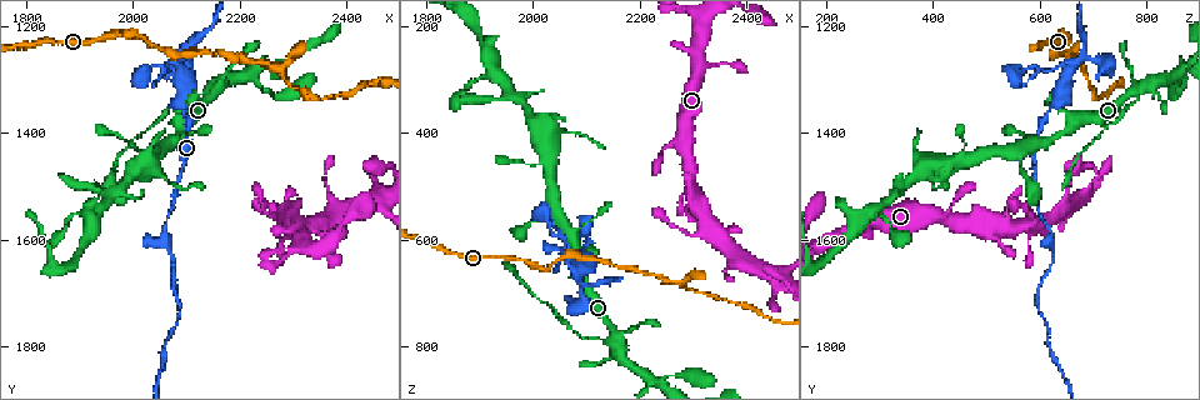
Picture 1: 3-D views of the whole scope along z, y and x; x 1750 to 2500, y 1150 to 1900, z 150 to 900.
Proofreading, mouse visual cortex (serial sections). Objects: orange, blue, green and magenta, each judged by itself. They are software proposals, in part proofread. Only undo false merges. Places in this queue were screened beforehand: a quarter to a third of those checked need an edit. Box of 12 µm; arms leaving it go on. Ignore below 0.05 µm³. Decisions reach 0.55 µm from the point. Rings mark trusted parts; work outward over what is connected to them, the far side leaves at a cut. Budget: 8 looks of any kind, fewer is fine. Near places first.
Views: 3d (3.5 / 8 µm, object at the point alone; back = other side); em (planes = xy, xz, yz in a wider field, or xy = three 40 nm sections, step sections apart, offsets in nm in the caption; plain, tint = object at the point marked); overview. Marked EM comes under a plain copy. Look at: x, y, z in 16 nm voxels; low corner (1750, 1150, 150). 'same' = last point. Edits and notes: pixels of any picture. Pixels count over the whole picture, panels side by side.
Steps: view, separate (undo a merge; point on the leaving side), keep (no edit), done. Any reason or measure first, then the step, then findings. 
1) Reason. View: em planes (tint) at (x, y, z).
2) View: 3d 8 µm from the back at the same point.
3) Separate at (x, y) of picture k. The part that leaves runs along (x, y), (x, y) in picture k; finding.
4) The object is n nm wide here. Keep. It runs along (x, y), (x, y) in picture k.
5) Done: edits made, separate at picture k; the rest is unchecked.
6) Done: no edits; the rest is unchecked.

Three arms meet. View: 3d 8 µm from the back at (2100, 1230, 685).

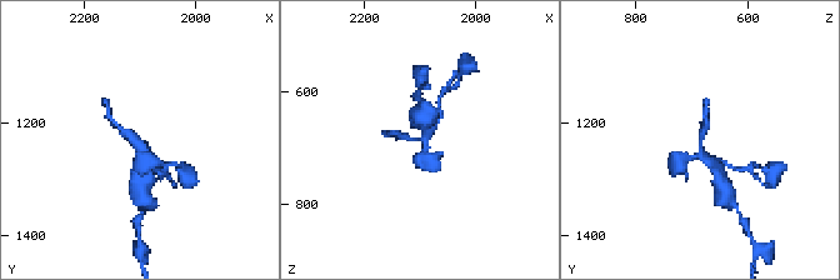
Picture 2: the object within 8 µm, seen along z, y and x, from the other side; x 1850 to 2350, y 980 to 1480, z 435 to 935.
View: 3d 3.5 µm at (2105, 1240, 690).

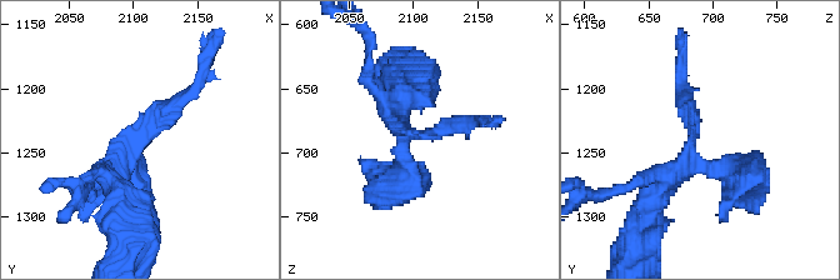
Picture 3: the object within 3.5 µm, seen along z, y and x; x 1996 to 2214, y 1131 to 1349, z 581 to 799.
3 arms meet here; the arms are 200, 250, 250 nm wide; now the EM. View: em planes (tint) at (2102, 1234, 688).

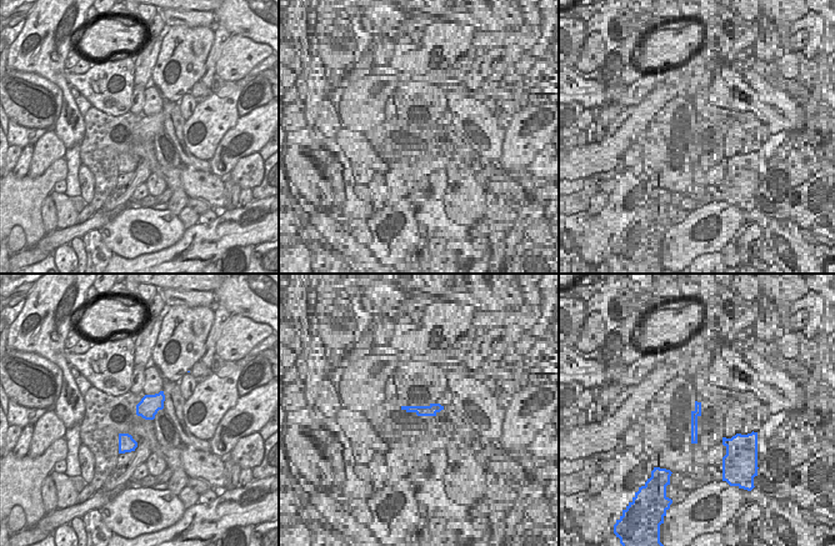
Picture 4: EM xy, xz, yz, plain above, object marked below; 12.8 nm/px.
Keep. It runs along (121, 191), (125, 145), (201, 80) in picture 3; all the same cell.

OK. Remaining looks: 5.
Thin neck. View: 3d 3.5 µm at (2100, 1330, 785).

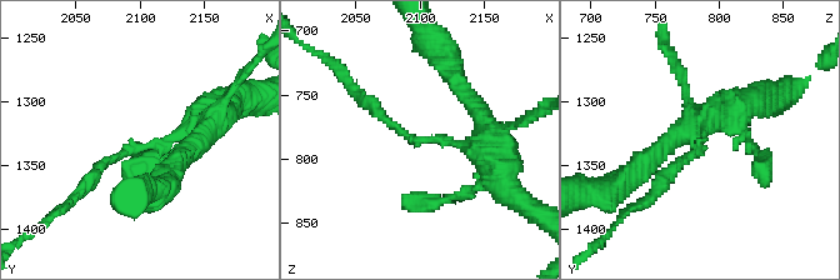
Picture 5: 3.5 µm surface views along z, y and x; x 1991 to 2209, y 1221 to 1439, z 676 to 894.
The arms are 150, 250 nm wide. View: em xy step 3 (tint) at (2102, 1334, 786).

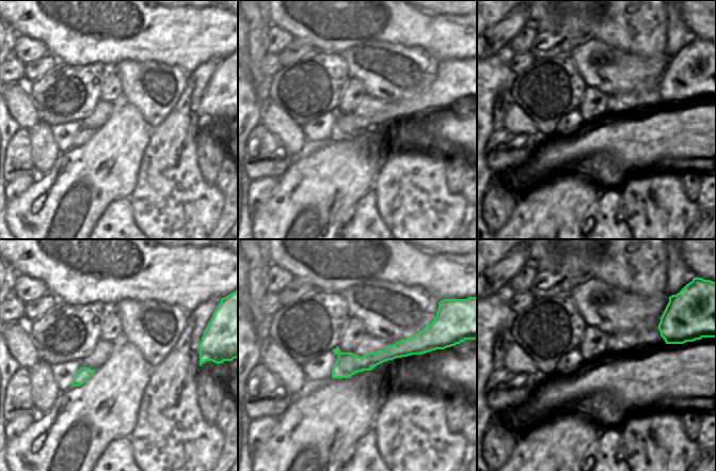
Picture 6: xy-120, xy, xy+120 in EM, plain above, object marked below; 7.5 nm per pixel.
Separate at (366, 99) of picture 5. The part that leaves runs along (396, 129), (323, 55) in picture 5; two cells meet here.

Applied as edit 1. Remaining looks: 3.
Sharp bend. View: 3d 3.5 µm at (2220, 1295, 860).

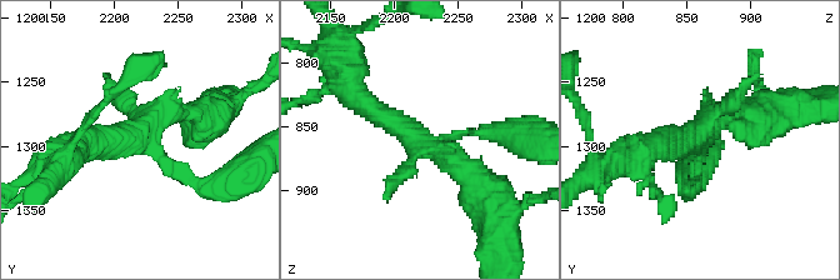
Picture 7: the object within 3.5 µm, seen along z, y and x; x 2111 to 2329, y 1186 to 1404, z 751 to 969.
4 arms meet here; the arms are 150, 200, 250, 350 nm wide. View: em xy step 3 (tint) at (2220, 1292, 858).

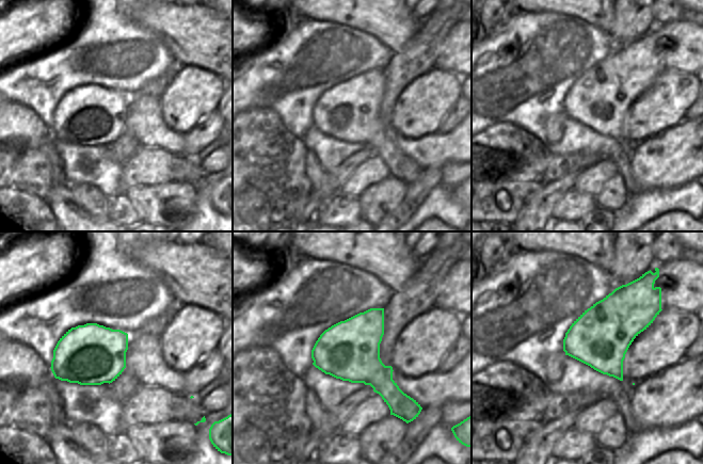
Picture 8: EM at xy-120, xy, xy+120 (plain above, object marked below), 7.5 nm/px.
The object is 460 nm wide here. Keep. It runs along (350, 90), (423, 141), (484, 131) in picture 7; all the same cell.

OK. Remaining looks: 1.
Done: edits made, separate at picture 5; the rest is unchecked.

